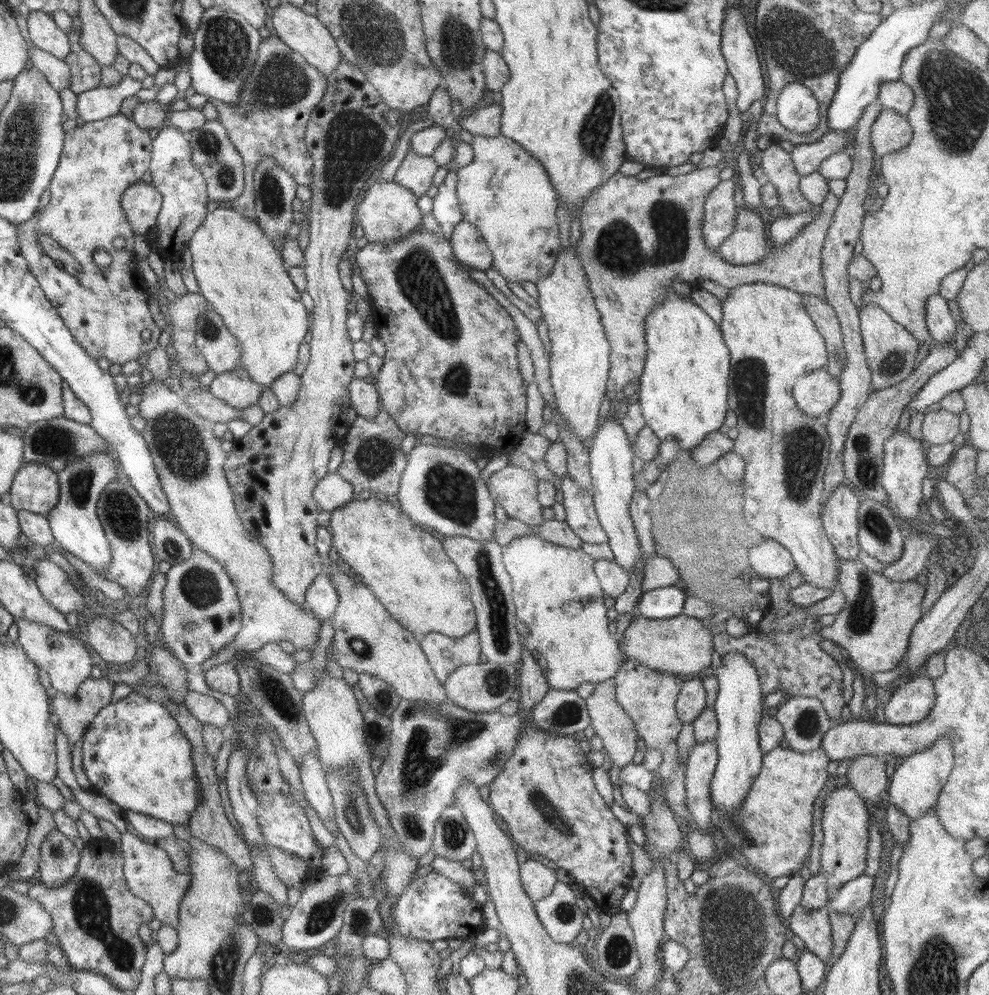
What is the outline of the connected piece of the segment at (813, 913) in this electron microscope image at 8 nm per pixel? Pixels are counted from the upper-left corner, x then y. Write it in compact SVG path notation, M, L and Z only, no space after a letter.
M796 906L790 918L788 928L790 934L797 935L804 942L806 950L816 954L820 960L829 967L832 958L832 930L829 922L829 910L806 910L802 906Z

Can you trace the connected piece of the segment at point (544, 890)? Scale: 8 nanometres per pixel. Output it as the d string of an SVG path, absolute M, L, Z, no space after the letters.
M531 858L519 866L519 877L525 893L533 900L546 898L555 887L556 872Z

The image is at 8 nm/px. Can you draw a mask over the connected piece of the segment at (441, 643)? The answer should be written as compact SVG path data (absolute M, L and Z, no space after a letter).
M476 629L461 637L450 638L445 634L428 633L419 638L419 645L442 684L459 666L479 663L481 644Z

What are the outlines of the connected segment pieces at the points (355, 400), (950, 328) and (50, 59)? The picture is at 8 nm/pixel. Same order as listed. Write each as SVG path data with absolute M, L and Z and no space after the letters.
M353 377L349 386L349 401L357 412L357 416L362 416L372 420L378 414L379 394L374 382L367 378Z
M940 294L927 297L925 321L936 345L946 345L955 338L956 322L950 315L946 299Z
M30 44L27 48L29 59L33 67L37 68L45 77L46 81L56 91L70 88L71 72L69 66L62 59L56 58L53 54Z

